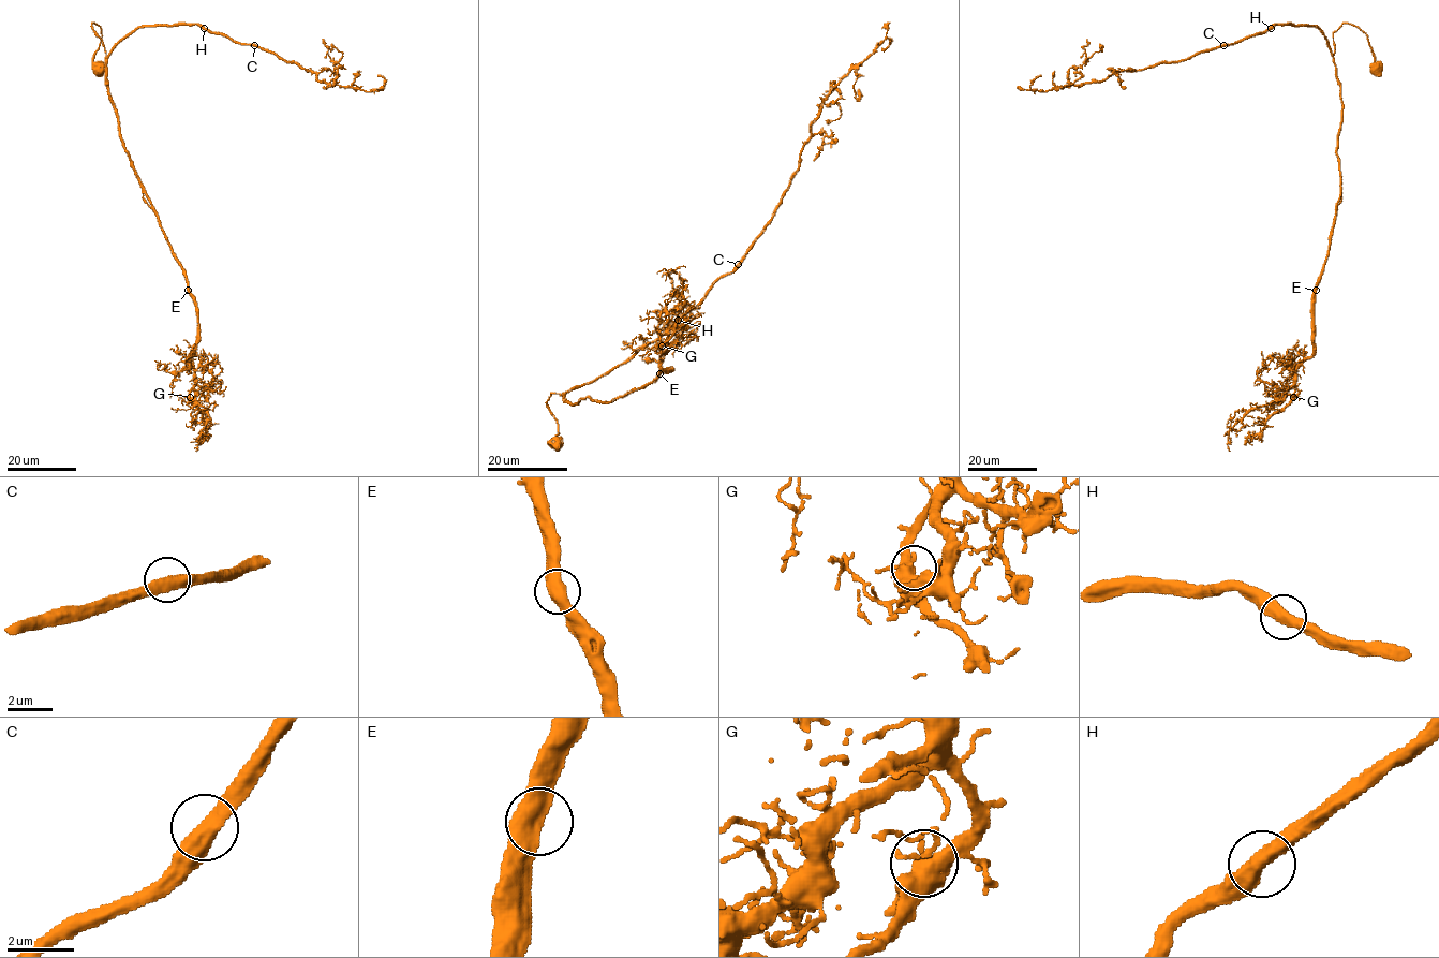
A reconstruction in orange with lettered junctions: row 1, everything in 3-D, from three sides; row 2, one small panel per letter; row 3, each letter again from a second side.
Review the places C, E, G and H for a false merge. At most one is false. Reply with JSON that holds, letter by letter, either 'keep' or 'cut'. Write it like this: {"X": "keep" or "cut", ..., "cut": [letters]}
{"C": "keep", "E": "keep", "G": "keep", "H": "keep", "cut": []}

